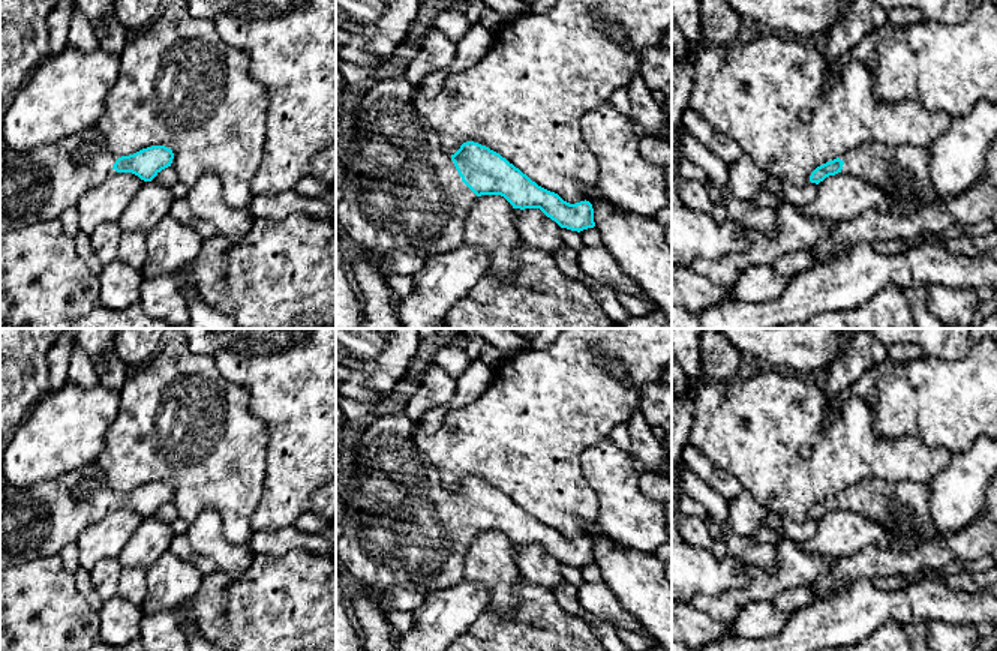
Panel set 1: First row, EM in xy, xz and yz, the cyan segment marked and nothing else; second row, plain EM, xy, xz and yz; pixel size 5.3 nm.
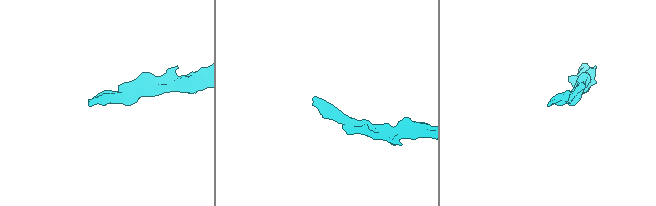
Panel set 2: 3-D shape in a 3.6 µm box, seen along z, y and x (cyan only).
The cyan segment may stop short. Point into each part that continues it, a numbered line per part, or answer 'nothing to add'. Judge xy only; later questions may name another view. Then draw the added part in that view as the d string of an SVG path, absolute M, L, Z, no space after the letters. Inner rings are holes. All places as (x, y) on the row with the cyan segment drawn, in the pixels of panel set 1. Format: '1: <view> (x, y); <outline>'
1: xy (38, 185); M97 126L25 153L6 150L0 170L0 237L33 222L57 219L78 196L117 174L112 168L117 159Z

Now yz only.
1: yz (903, 171); M879 141L864 142L849 150L840 159L844 162L841 172L862 177L886 192L892 200L888 212L894 216L903 216L918 207L942 204L930 177L930 153L916 146L889 146Z

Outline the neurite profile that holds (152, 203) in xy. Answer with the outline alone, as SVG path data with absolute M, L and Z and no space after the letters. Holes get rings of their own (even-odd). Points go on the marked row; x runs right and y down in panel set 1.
M153 180L144 182L118 219L118 225L123 232L145 236L160 219L169 214L174 201L171 188Z

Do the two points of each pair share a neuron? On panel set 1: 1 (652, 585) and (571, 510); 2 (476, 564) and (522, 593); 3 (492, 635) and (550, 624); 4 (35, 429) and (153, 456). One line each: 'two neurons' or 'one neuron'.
1: two neurons
2: two neurons
3: one neuron
4: two neurons

